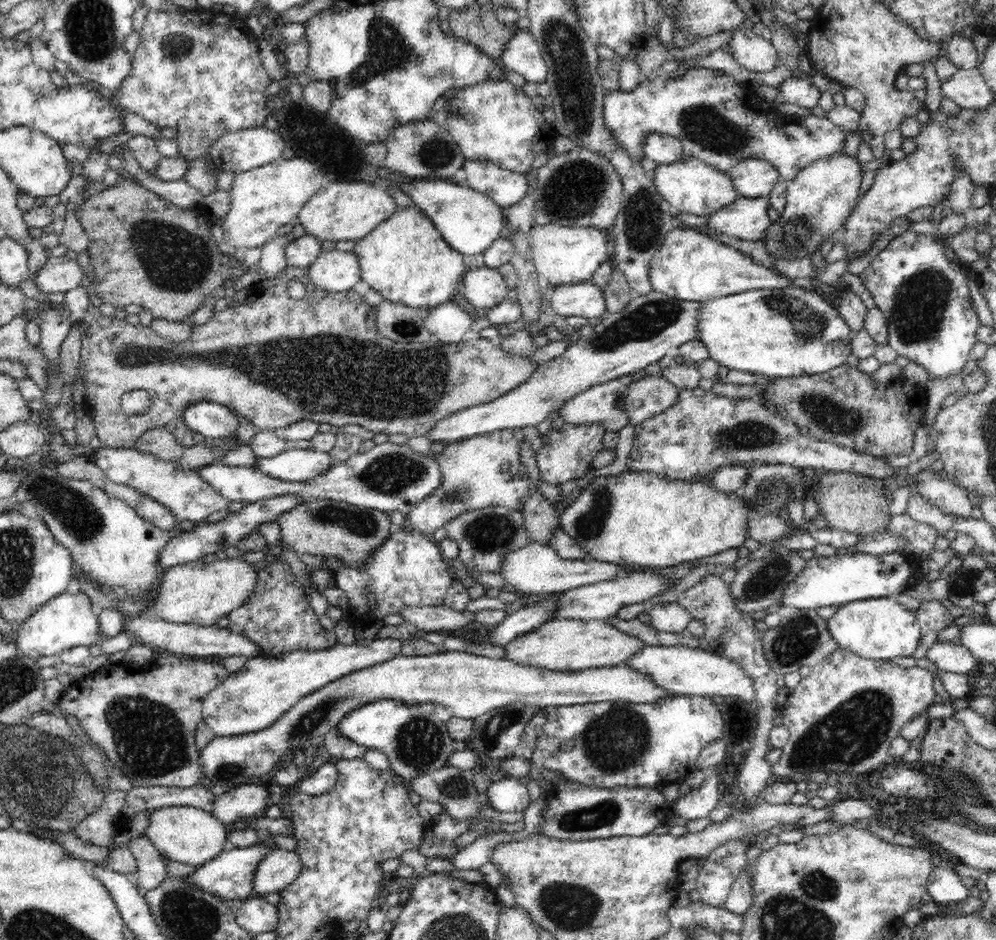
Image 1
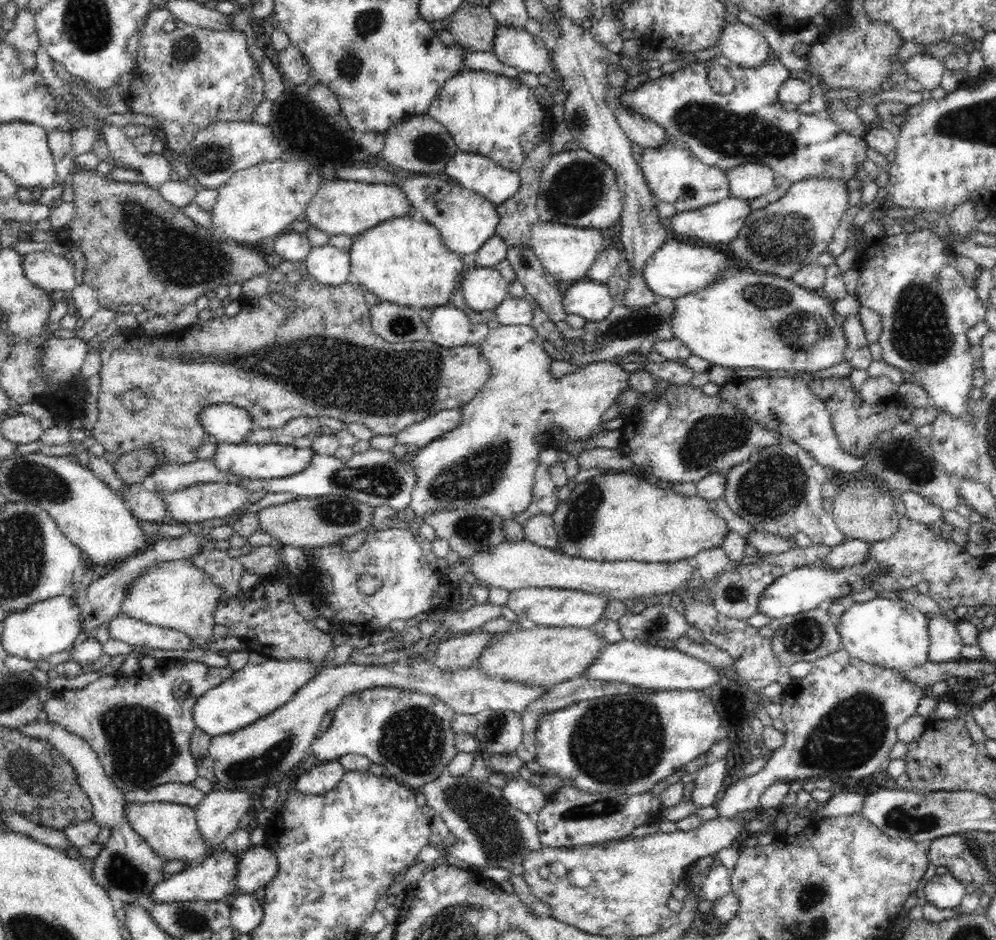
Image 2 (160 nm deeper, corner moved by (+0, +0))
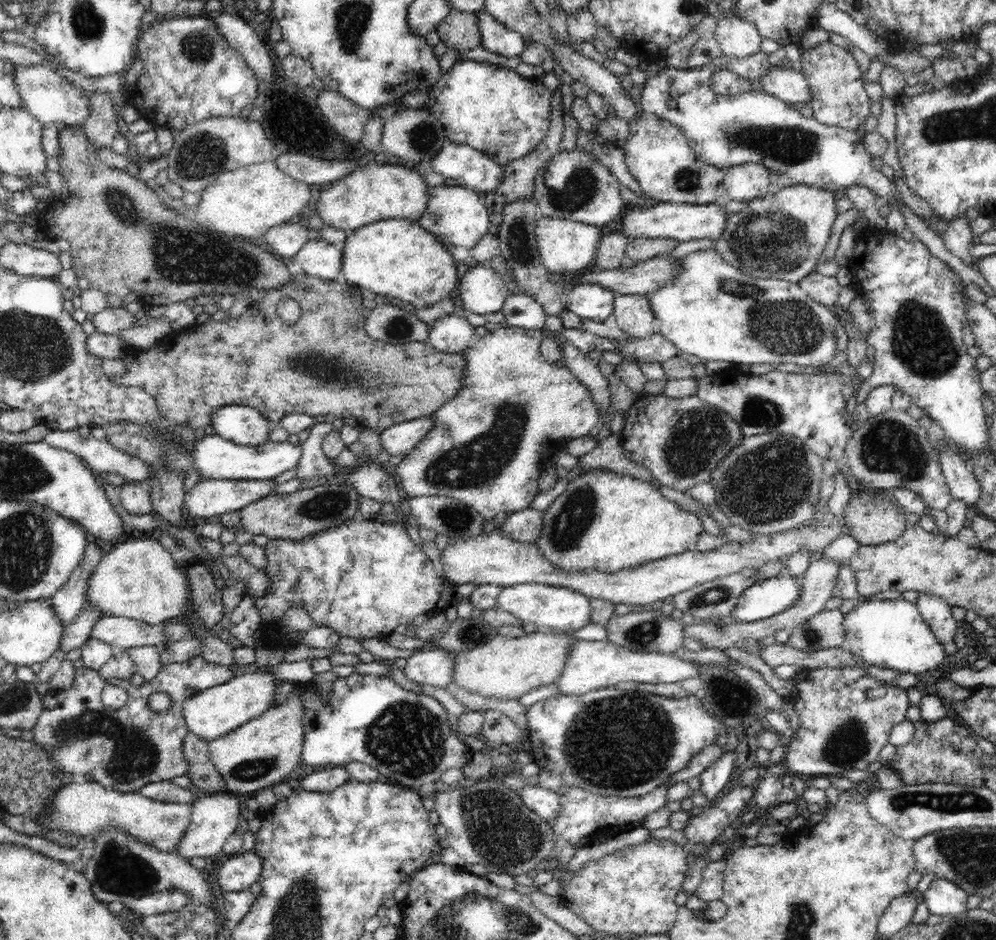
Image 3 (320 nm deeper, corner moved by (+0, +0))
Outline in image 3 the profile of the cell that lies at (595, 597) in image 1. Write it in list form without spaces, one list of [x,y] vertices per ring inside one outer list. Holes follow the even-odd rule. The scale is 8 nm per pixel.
[[[522,584],[501,588],[497,607],[520,618],[524,623],[556,632],[574,632],[588,625],[592,618],[591,598],[570,589],[544,584]]]

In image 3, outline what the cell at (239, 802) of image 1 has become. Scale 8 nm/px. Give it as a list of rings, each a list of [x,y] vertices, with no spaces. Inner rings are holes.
[[[230,792],[198,795],[192,803],[191,823],[180,838],[174,852],[186,860],[195,857],[213,857],[221,852],[227,838],[242,824],[245,806],[240,806],[238,797]]]

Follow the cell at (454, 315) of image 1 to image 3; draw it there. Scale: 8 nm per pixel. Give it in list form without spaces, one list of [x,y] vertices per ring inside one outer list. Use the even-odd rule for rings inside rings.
[[[448,314],[430,325],[428,343],[443,353],[463,353],[470,344],[475,327],[468,317]]]

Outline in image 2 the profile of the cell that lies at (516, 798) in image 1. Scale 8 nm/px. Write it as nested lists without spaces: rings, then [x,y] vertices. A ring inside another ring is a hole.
[[[509,777],[502,789],[502,795],[510,806],[531,816],[537,815],[548,802],[541,787],[517,777]]]

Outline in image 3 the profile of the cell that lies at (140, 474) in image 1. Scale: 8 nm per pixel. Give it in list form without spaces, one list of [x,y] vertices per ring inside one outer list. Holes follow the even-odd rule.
[[[274,479],[268,480],[200,480],[184,496],[184,506],[194,518],[208,518],[236,512],[268,496],[276,488]]]

